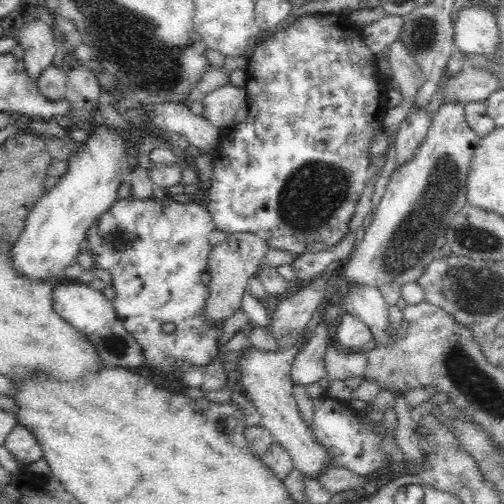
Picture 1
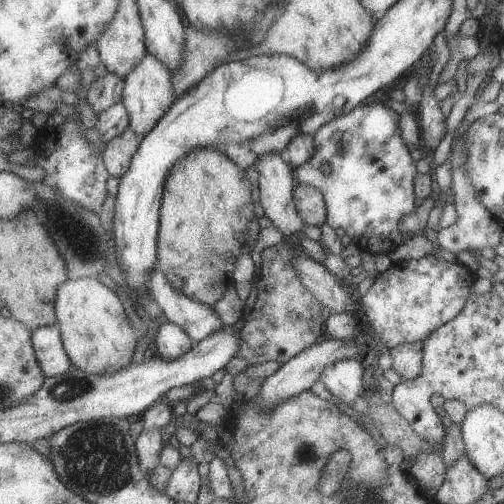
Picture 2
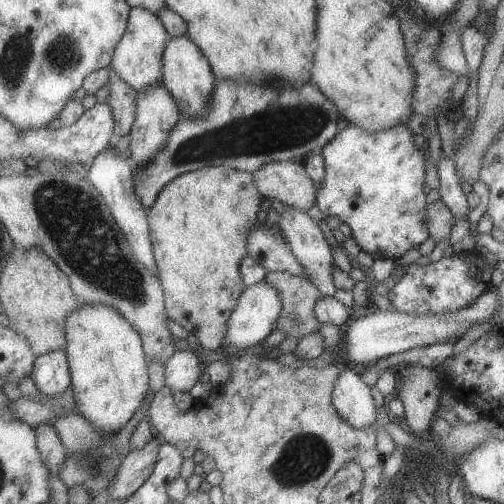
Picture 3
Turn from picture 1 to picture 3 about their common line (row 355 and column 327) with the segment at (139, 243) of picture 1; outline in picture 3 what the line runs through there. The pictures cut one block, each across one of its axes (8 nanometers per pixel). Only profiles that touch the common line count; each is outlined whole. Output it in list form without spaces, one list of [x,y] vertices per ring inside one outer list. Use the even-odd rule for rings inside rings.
[[[395,122],[393,126],[383,130],[363,130],[361,126],[349,124],[339,134],[335,134],[333,140],[327,142],[319,152],[325,160],[325,176],[317,188],[315,206],[319,208],[323,218],[335,216],[345,222],[351,228],[351,238],[357,242],[357,246],[379,260],[393,258],[393,262],[397,262],[401,254],[421,246],[421,242],[429,236],[425,222],[427,204],[425,194],[421,192],[423,152],[415,146],[409,126],[405,126],[403,122]]]

